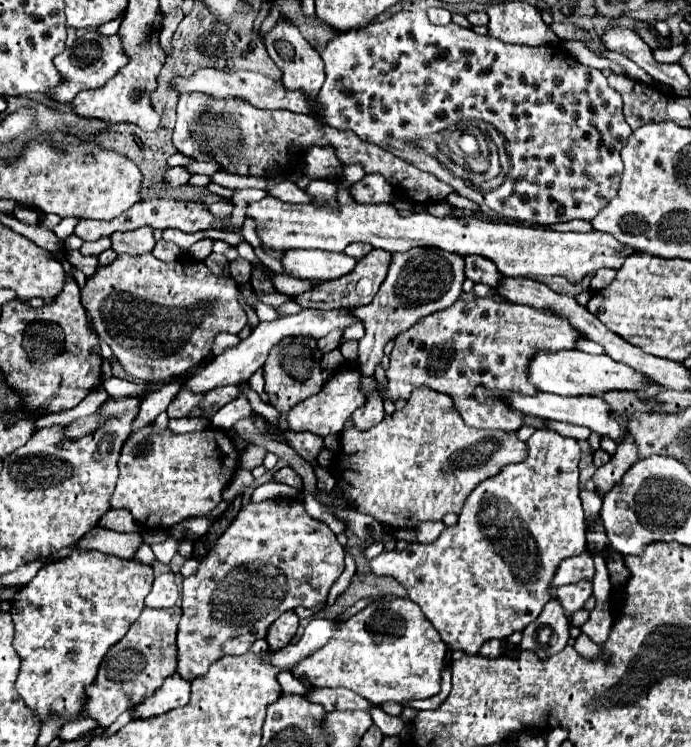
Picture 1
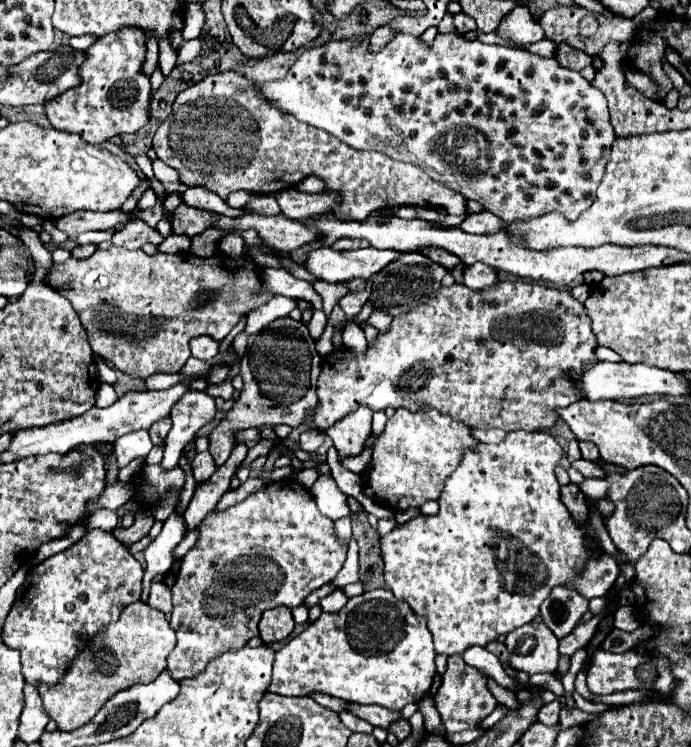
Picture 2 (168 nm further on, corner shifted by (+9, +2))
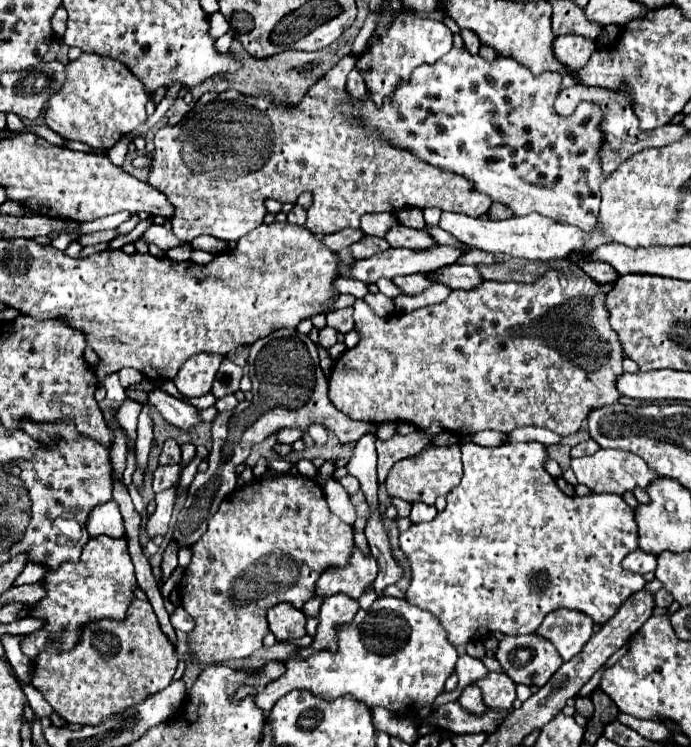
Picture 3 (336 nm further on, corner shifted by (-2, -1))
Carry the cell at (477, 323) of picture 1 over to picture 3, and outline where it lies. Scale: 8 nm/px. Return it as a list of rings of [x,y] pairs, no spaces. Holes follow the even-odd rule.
[[[548,271],[534,283],[500,283],[500,281],[484,281],[480,287],[474,287],[470,291],[452,291],[446,301],[430,307],[420,307],[410,313],[396,313],[388,317],[378,317],[372,313],[372,309],[366,305],[364,299],[356,299],[354,303],[354,329],[360,335],[360,341],[354,349],[348,349],[342,353],[342,357],[334,363],[330,385],[328,385],[328,399],[332,399],[332,405],[338,407],[342,413],[346,413],[352,419],[370,421],[370,423],[386,423],[386,421],[406,421],[412,423],[416,429],[428,429],[432,423],[440,423],[444,431],[452,431],[454,435],[474,435],[484,429],[494,429],[500,433],[508,433],[516,427],[546,427],[558,435],[572,435],[580,429],[582,421],[588,417],[588,413],[596,407],[604,407],[610,403],[616,403],[622,395],[616,389],[616,379],[624,373],[622,361],[624,361],[624,349],[618,341],[616,331],[610,329],[608,311],[604,305],[606,293],[600,291],[600,285],[588,277],[588,275],[562,275],[558,279],[558,271]]]

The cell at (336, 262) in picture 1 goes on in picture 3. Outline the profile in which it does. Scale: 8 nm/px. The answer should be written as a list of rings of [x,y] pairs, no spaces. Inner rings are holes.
[[[438,245],[428,247],[428,251],[414,249],[386,249],[384,253],[376,253],[370,259],[356,261],[352,267],[352,277],[364,283],[376,283],[380,277],[394,279],[396,275],[412,275],[412,273],[428,273],[444,265],[454,265],[464,255],[464,249]]]

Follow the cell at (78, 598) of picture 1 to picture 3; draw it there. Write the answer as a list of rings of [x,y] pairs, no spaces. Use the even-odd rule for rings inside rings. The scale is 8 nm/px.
[[[100,535],[82,547],[78,563],[64,563],[58,571],[46,573],[42,583],[48,595],[36,607],[30,607],[30,615],[44,617],[46,625],[22,641],[22,651],[28,659],[36,659],[48,645],[62,651],[72,649],[82,633],[82,625],[88,621],[124,619],[128,603],[134,599],[136,577],[126,541]]]

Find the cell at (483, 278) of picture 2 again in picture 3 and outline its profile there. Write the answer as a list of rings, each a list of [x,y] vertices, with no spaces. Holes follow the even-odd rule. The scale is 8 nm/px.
[[[448,265],[444,269],[436,269],[432,273],[434,283],[442,283],[450,289],[472,289],[482,283],[482,277],[476,267],[472,265]]]

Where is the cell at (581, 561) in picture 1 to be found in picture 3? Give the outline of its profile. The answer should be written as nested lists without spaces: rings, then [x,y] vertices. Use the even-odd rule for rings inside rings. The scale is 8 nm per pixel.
[[[636,549],[632,551],[626,559],[624,559],[624,567],[634,571],[634,573],[648,573],[648,571],[654,571],[656,569],[656,563],[658,563],[658,555],[650,555],[642,549]]]

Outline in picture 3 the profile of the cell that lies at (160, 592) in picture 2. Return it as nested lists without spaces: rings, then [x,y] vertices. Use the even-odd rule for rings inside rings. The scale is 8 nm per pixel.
[[[176,607],[176,611],[174,611],[174,615],[170,617],[170,621],[172,621],[172,627],[178,629],[178,631],[182,631],[182,633],[190,633],[190,631],[194,629],[192,617],[184,611],[184,607]]]

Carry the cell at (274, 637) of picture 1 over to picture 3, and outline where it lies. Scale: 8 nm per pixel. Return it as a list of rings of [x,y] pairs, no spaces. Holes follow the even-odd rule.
[[[278,603],[276,607],[270,607],[266,613],[268,627],[276,635],[278,641],[298,639],[306,635],[306,617],[300,609],[292,607],[290,603]]]

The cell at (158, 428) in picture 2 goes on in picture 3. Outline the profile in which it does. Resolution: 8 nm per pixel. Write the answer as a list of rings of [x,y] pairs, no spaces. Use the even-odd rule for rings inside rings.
[[[166,439],[160,453],[160,465],[170,465],[170,463],[182,463],[180,445],[174,439]]]

